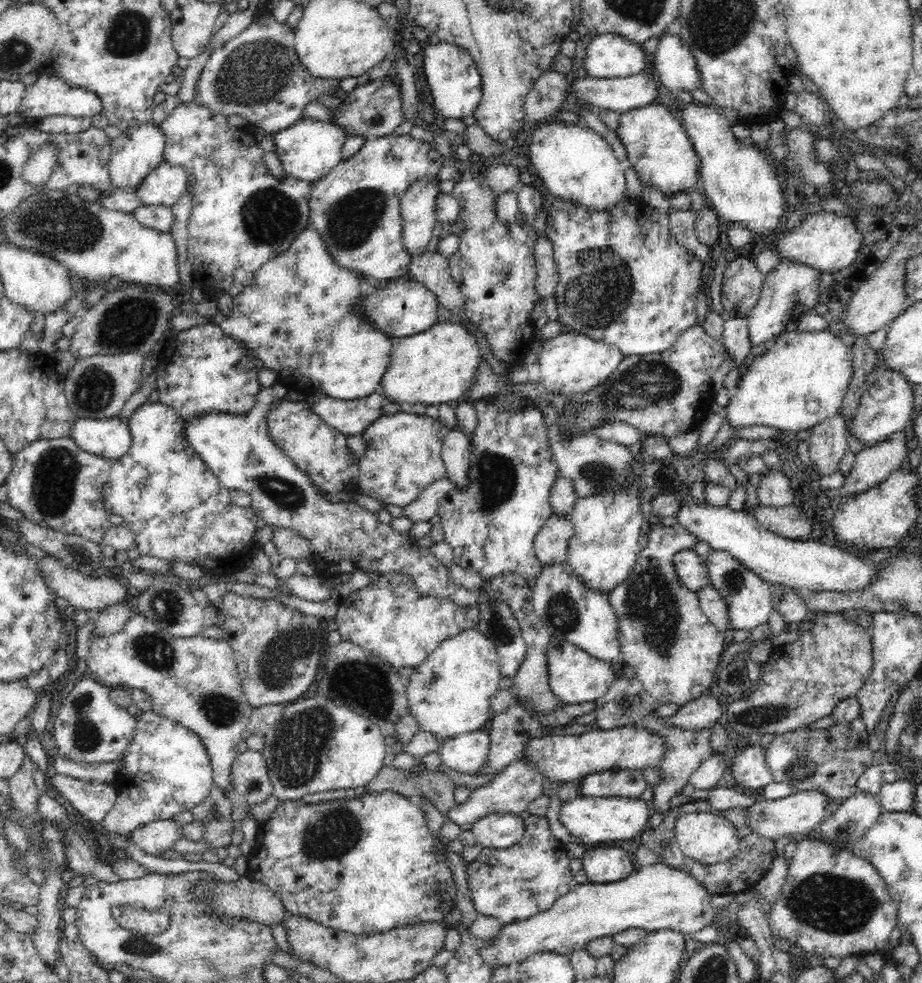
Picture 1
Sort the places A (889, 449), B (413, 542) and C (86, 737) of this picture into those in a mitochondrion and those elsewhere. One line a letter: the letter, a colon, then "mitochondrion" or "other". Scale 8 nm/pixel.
A: other
B: other
C: mitochondrion

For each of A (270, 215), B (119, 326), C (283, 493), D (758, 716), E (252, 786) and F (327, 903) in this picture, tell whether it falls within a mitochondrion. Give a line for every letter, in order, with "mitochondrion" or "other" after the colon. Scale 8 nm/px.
A: mitochondrion
B: mitochondrion
C: mitochondrion
D: mitochondrion
E: mitochondrion
F: other

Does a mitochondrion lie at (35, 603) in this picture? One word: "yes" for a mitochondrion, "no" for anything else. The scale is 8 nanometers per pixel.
no

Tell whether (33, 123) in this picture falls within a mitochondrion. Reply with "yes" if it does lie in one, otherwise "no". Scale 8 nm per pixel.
no

